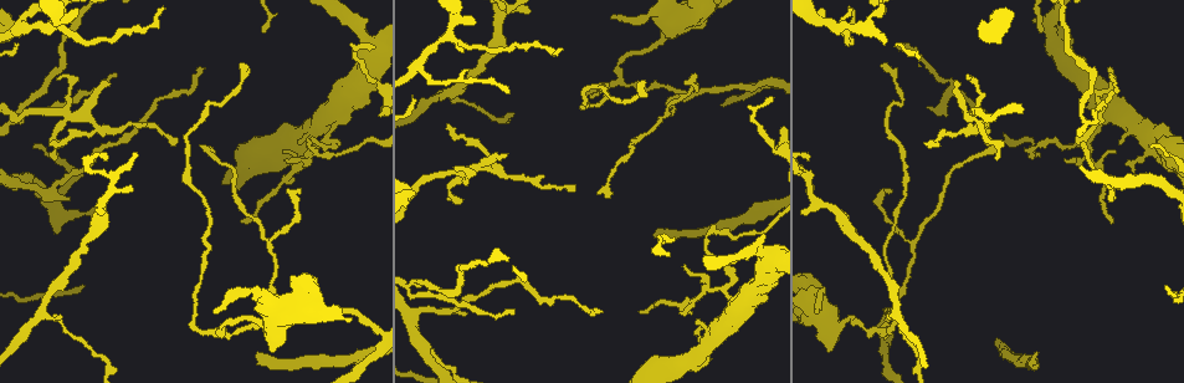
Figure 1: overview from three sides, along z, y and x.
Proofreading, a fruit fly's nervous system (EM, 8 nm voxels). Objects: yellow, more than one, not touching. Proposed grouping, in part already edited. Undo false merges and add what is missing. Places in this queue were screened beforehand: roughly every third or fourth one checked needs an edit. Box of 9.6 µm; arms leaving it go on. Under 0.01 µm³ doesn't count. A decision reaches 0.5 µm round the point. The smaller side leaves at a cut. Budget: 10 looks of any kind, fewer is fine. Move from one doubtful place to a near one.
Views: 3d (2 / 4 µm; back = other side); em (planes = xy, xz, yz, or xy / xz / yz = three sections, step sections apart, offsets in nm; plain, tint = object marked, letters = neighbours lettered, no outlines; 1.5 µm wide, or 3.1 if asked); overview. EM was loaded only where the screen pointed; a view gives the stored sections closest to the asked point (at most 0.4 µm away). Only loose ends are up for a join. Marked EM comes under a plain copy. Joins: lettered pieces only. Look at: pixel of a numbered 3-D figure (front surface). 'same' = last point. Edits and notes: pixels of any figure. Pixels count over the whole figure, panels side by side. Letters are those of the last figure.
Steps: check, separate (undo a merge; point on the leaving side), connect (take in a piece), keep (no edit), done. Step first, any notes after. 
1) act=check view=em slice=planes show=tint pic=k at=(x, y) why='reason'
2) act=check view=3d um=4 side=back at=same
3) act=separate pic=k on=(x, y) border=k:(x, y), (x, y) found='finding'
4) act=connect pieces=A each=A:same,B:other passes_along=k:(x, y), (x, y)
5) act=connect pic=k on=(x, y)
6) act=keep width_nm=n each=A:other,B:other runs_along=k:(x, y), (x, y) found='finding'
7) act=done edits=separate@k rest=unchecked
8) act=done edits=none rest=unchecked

act=check view=em slice=xy step=8 show=tint pic=1 at=(1034, 21) why='branch stops here'

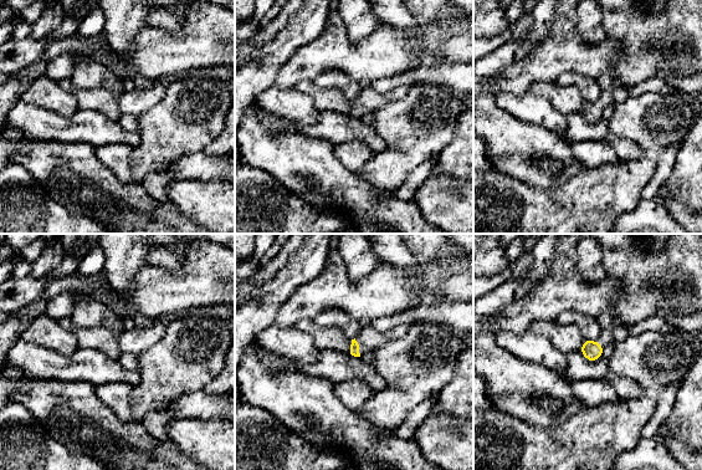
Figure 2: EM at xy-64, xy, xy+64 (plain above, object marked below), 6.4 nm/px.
act=check view=em slice=planes show=letters at=same

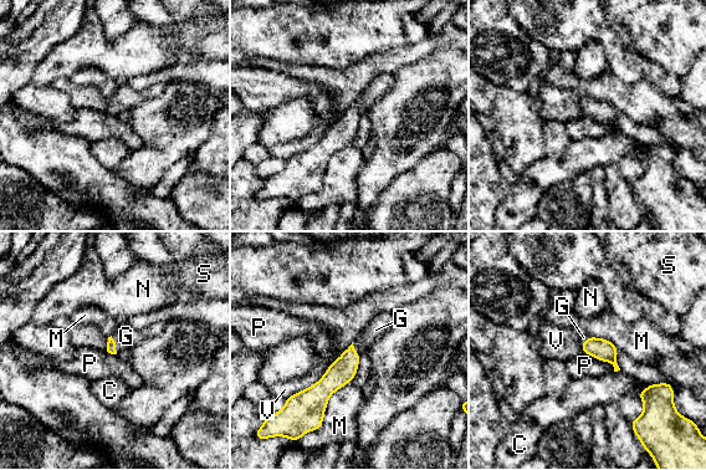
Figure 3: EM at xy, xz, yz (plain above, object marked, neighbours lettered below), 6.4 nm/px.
act=connect pieces=G each=C:other,G:same,M:other,N:other,P:other,S:other,V:other found='the neuron continues'

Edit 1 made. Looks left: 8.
act=check view=overview why='see it whole again'

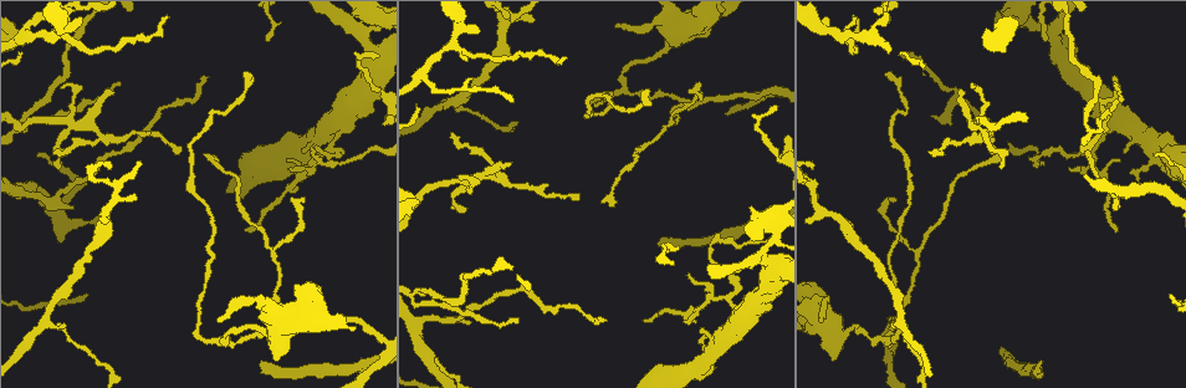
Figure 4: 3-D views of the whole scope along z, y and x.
act=check view=3d um=4 pic=4 at=(29, 35) why='a fork'

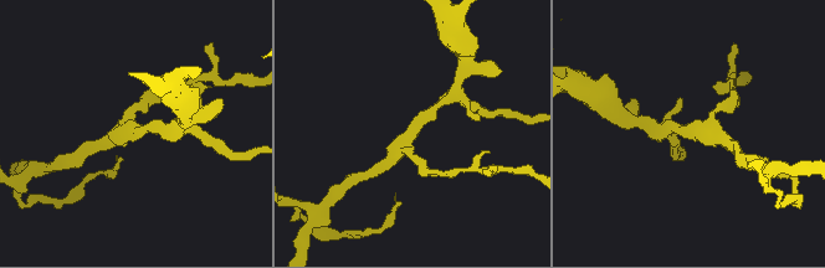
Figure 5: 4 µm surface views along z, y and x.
act=check view=em slice=planes show=letters pic=5 at=(133, 130)

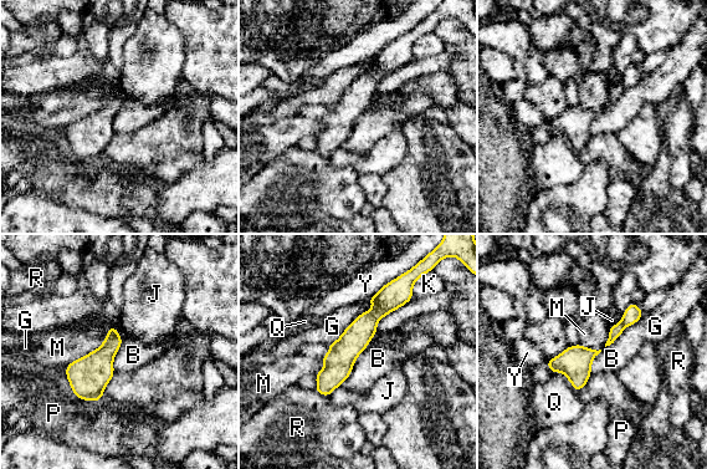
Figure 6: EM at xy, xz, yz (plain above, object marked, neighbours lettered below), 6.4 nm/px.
act=keep width_nm=180 each=B:other,G:other,J:other,K:other,M:other,P:other,Q:other,R:other,Y:other border=6:(552, 372), (562, 372), (575, 392) found='all the same neuron'

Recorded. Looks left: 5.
act=check view=3d um=4 pic=4 at=(133, 197) why='tapers out'

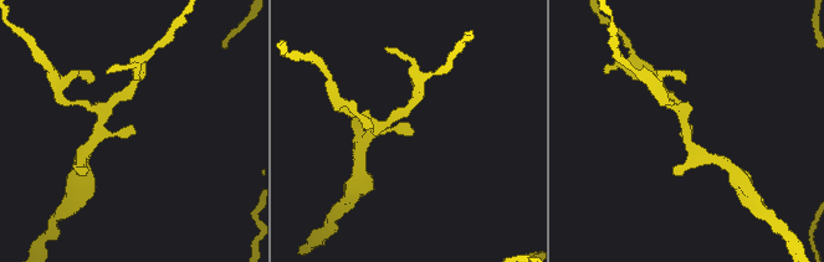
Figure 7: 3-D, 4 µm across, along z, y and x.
act=check view=em slice=xy step=4 show=tint pic=7 at=(411, 134) why='shape alone is not enough'

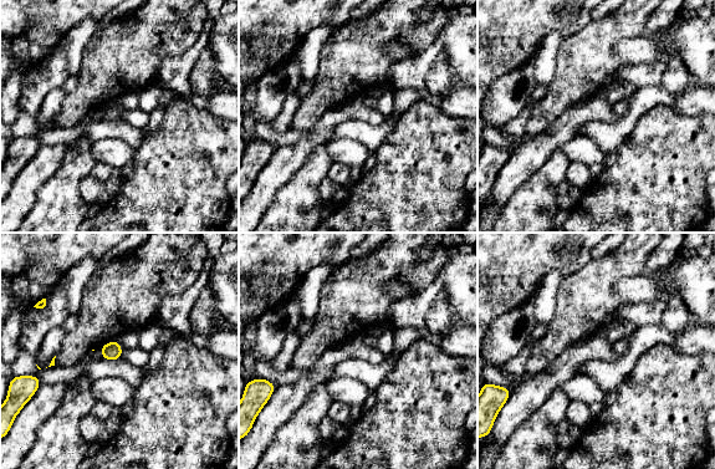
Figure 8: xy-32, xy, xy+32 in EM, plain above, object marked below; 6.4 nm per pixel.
act=check view=em slice=planes show=letters at=same

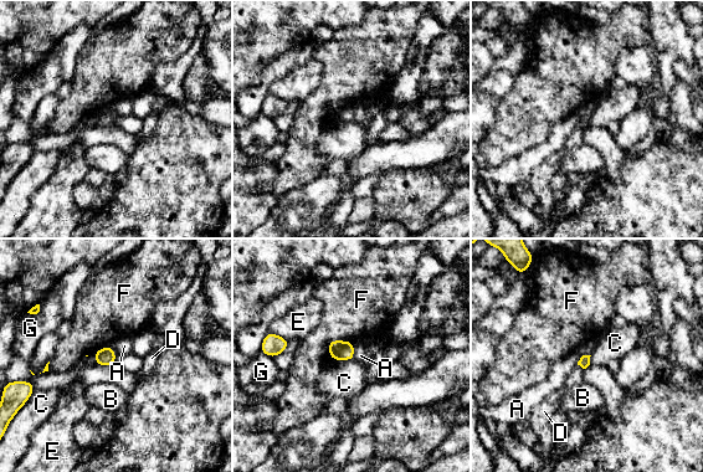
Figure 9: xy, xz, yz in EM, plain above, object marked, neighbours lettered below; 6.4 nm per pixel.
act=keep each=A:other,B:other,C:other,D:other,E:other,F:other,G:other border=9:(332, 359), (353, 360) found='none of them fits'

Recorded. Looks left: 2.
act=check view=3d um=4 pic=4 at=(263, 363) why='end of a long branch'

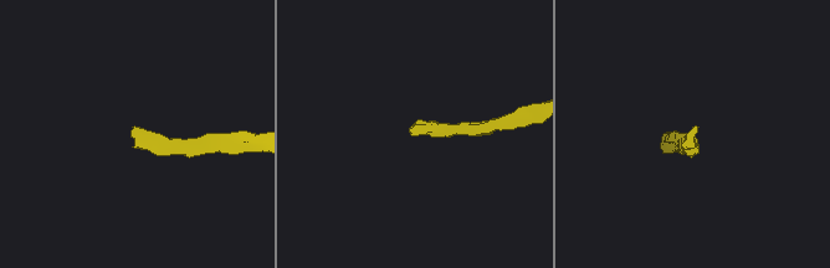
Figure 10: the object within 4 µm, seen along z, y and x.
act=check view=em slice=planes show=letters pic=10 at=(412, 132)

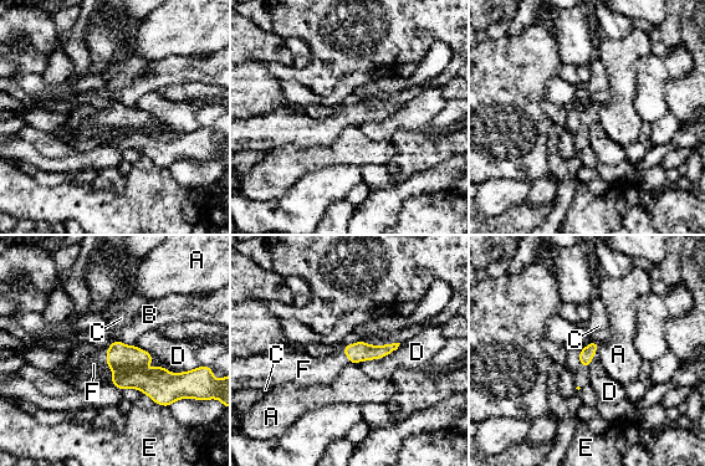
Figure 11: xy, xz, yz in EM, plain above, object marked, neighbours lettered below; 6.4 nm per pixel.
act=connect pieces=F width_nm=100 each=A:other,B:other,C:other,D:other,E:other,F:same passes_along=11:(123, 359), (107, 357), (93, 364) found='it goes on there'

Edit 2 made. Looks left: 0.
act=done edits=connect@3,connect@11 rest=unchecked

